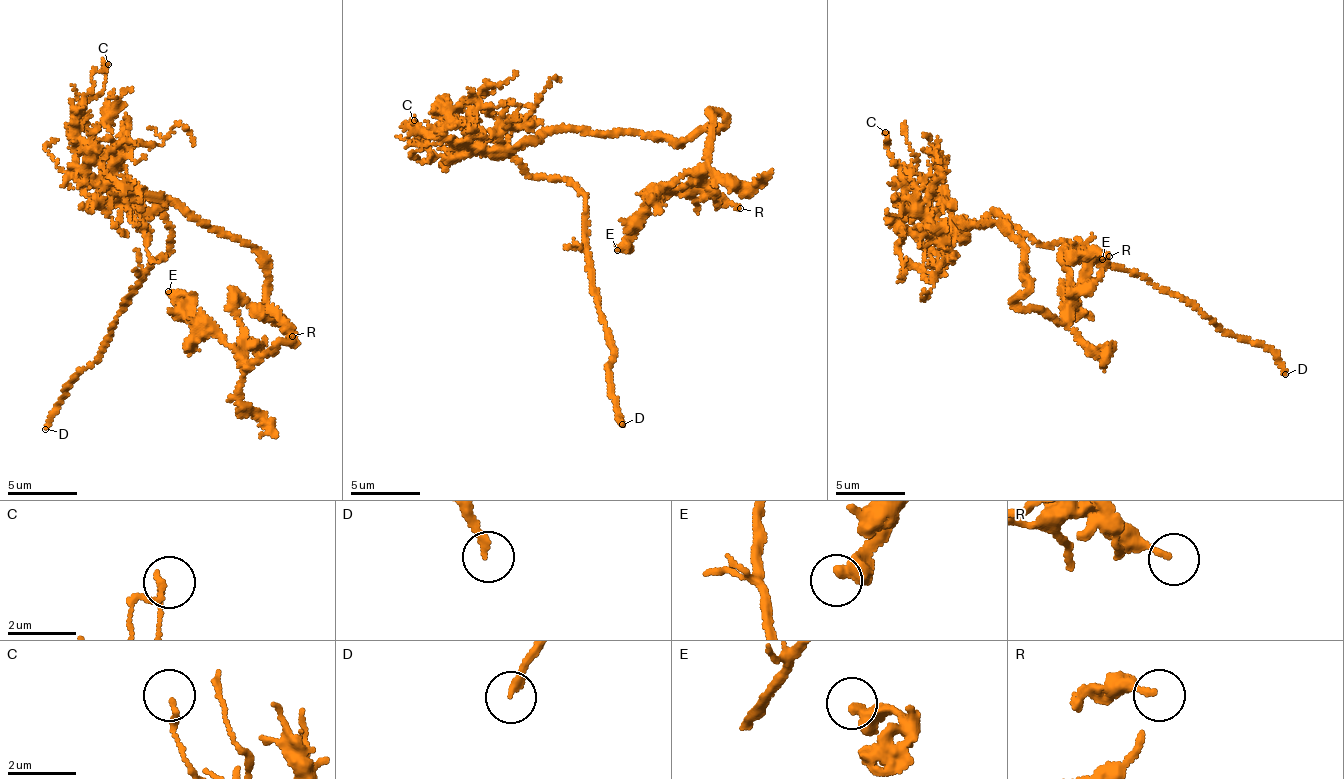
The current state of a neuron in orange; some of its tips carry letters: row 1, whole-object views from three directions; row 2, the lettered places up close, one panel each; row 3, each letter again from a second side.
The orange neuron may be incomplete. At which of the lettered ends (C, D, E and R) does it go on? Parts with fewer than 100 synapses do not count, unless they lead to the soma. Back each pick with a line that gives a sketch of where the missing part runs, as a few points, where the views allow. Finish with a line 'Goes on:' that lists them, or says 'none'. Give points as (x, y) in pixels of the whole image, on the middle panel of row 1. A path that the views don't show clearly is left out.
Goes on: D

